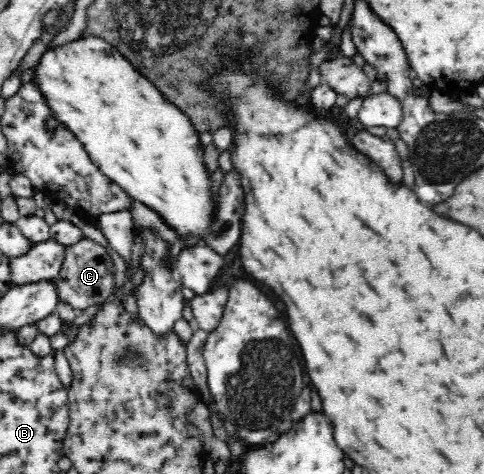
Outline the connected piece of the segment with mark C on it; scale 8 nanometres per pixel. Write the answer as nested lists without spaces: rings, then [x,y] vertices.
[[[89,239],[81,240],[66,247],[65,259],[54,281],[58,289],[59,301],[71,304],[76,312],[85,310],[88,306],[102,304],[107,301],[115,288],[115,264],[107,250]]]

